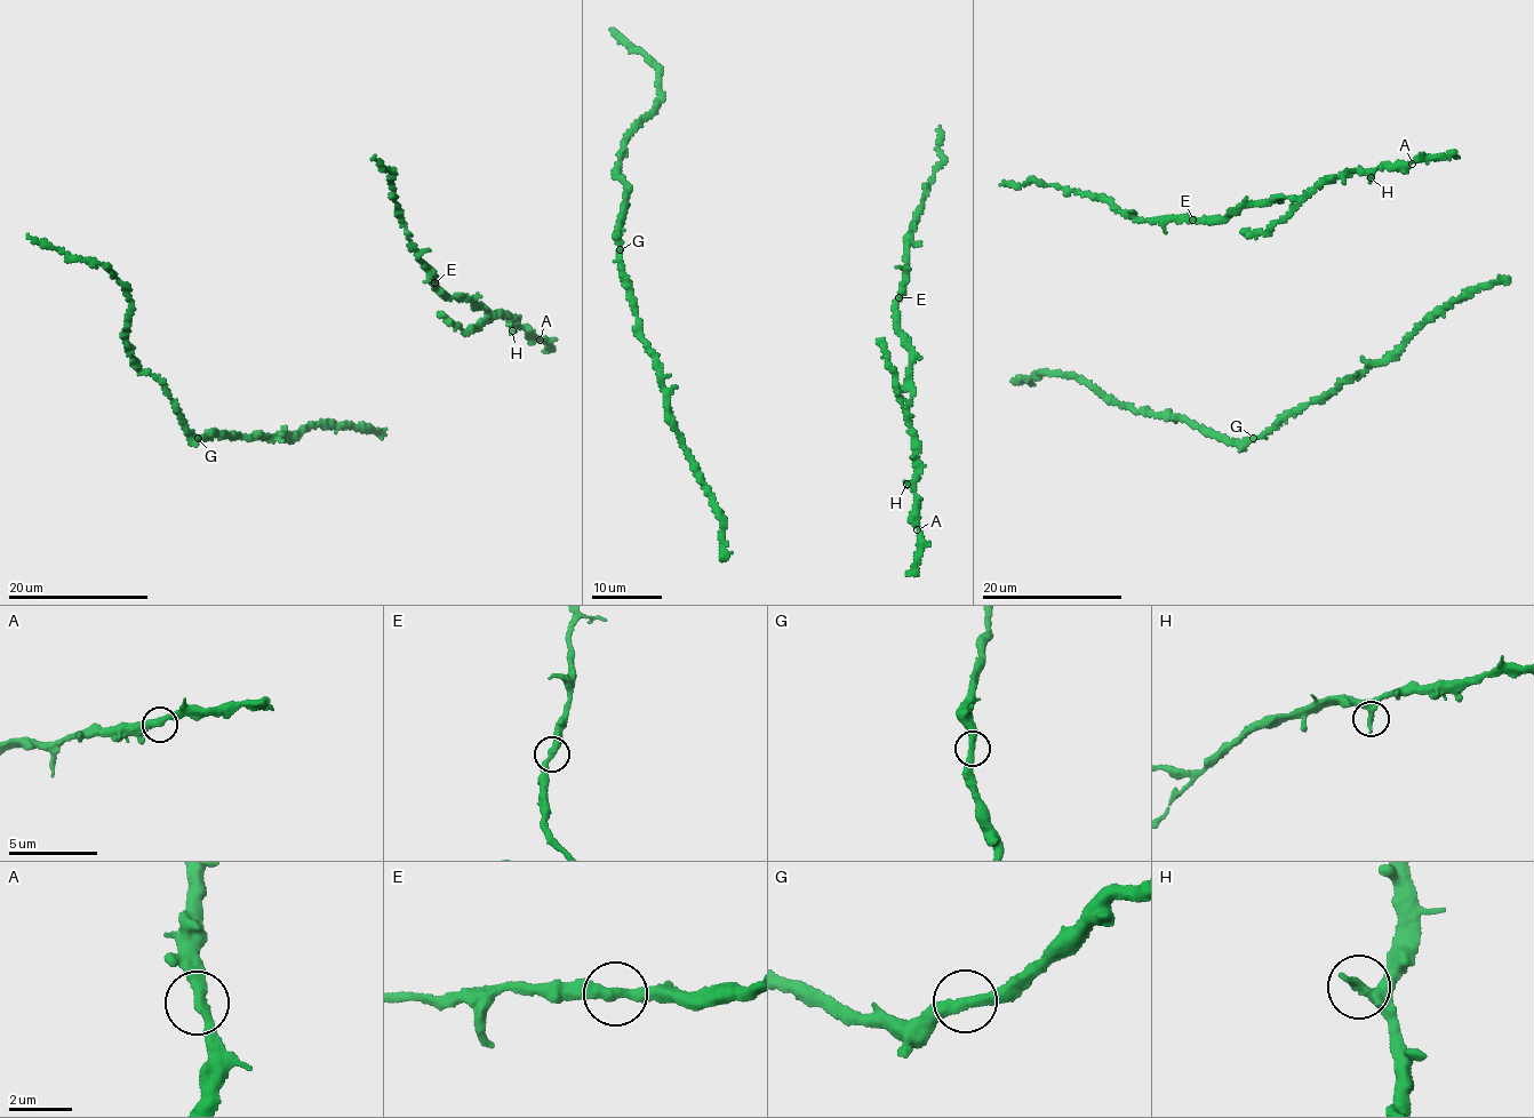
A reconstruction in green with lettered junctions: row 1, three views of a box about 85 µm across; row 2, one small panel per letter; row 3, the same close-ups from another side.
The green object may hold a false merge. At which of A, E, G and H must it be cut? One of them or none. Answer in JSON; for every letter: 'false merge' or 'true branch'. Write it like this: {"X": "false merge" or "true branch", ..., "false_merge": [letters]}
{"A": "true branch", "E": "true branch", "G": "true branch", "H": "true branch", "false_merge": []}

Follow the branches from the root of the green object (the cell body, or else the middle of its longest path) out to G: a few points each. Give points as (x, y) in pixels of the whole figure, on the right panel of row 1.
G: (1497, 280), (1464, 292), (1460, 298), (1429, 316), (1382, 361), (1368, 364), (1327, 394), (1284, 413), (1253, 438)

